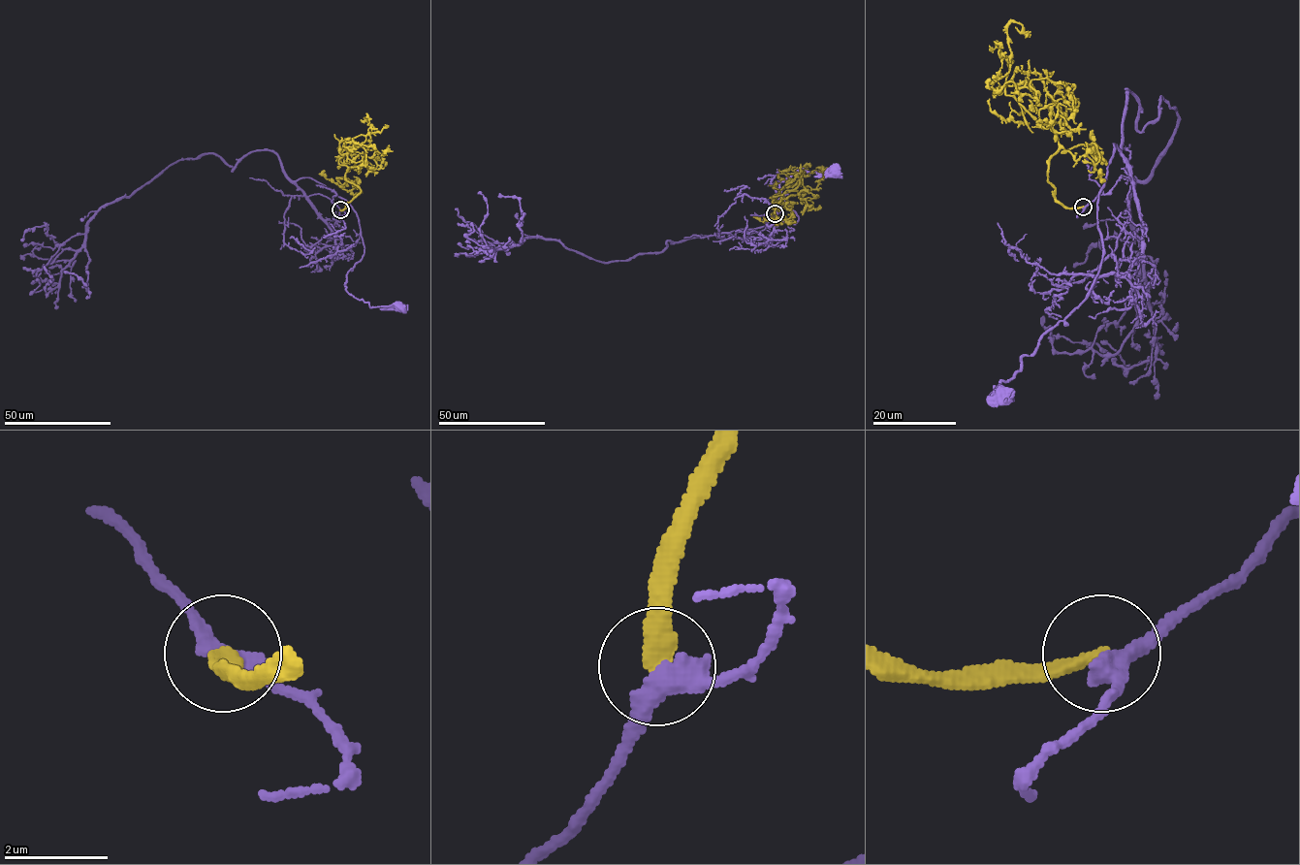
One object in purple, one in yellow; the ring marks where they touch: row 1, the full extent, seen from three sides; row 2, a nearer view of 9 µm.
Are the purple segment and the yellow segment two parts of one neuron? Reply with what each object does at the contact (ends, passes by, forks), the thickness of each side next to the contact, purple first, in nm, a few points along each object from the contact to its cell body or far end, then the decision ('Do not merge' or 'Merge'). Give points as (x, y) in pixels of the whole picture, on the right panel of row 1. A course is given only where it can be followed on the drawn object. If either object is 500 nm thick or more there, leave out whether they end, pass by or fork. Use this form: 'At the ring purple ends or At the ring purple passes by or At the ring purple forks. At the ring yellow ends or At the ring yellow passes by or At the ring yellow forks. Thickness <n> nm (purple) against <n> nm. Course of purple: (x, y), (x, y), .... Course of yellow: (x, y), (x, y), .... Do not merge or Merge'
At the ring purple passes by. At the ring yellow ends. Thickness 400 nm (purple) against 320 nm. Course of purple: (1083, 206), (1121, 176), (1131, 179), (1114, 144), (1097, 201), (1097, 275), (995, 387), (1001, 395). Course of yellow: (1083, 206), (1055, 199), (1048, 161), (1056, 135), (1006, 95), (1007, 26), (1018, 21), (1025, 31). Do not merge

